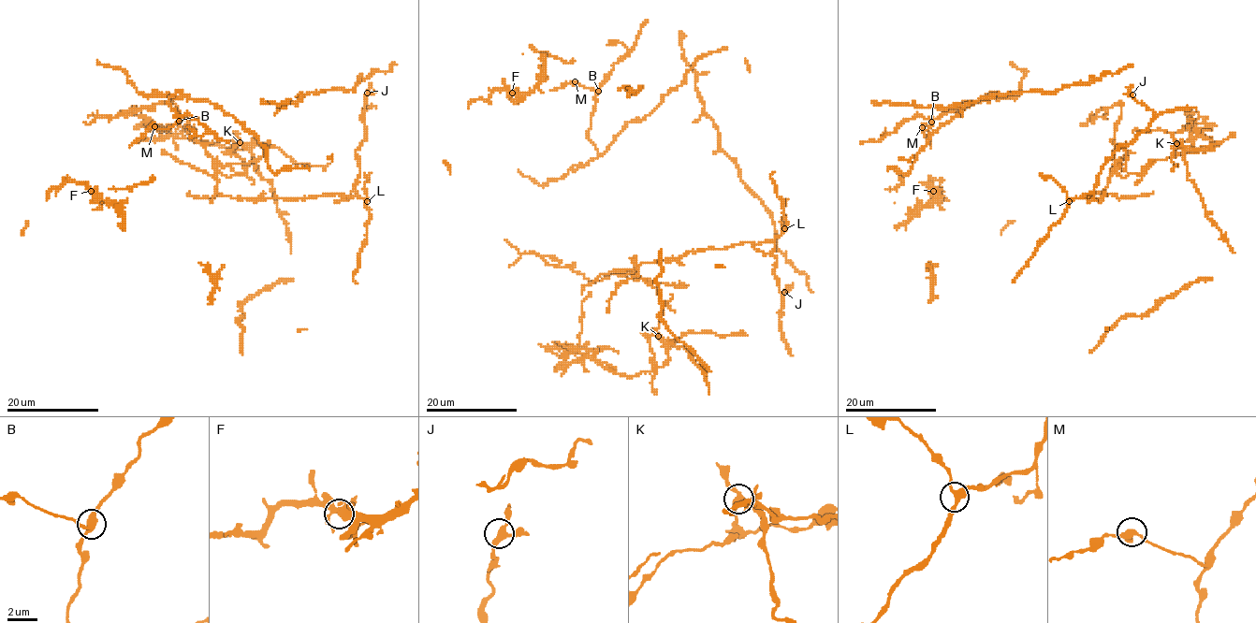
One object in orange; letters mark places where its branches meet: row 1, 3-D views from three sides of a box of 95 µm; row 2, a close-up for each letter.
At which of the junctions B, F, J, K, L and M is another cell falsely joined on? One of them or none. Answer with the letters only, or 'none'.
K

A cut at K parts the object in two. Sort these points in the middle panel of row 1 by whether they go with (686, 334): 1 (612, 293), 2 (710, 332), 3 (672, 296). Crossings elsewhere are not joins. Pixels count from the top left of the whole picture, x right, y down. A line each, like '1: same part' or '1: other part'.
1: other part
2: same part
3: same part

